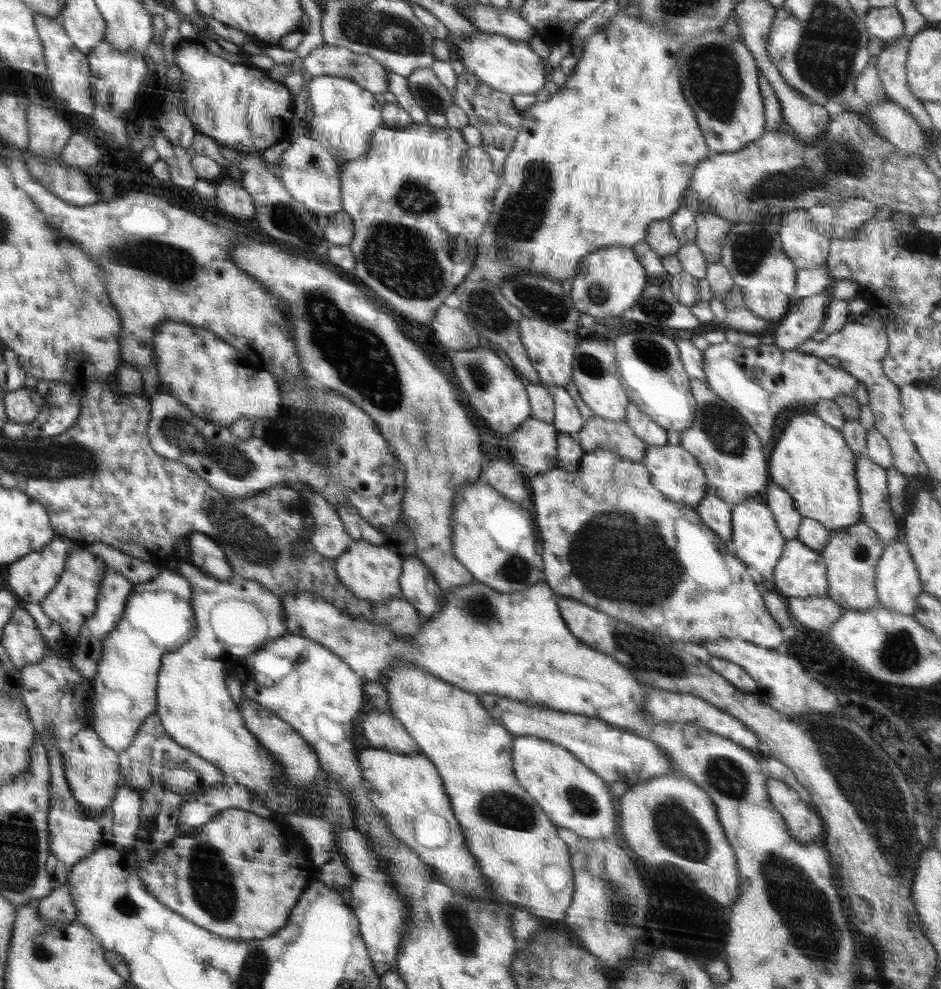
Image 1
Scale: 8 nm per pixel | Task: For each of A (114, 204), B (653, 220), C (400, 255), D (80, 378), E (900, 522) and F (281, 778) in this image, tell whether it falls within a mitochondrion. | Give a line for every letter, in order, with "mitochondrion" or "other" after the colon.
A: other
B: other
C: mitochondrion
D: other
E: other
F: other

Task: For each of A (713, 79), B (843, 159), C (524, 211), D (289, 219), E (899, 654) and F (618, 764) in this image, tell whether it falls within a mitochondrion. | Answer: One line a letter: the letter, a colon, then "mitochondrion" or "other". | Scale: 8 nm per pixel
A: mitochondrion
B: mitochondrion
C: mitochondrion
D: mitochondrion
E: mitochondrion
F: other

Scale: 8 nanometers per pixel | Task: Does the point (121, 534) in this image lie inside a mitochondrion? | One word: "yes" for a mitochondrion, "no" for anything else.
no

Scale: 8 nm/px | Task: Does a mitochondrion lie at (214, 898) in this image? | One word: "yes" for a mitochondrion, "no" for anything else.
yes

